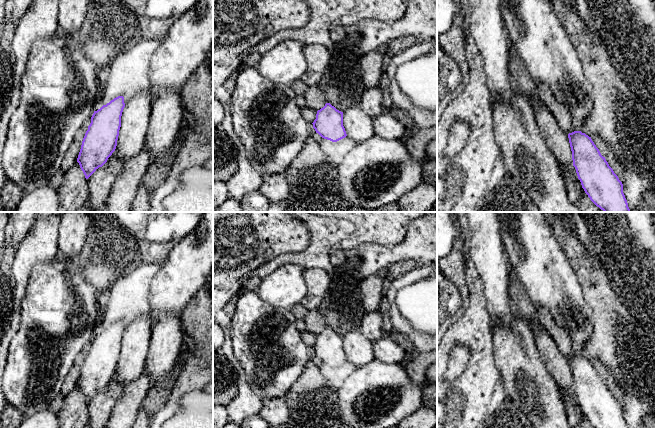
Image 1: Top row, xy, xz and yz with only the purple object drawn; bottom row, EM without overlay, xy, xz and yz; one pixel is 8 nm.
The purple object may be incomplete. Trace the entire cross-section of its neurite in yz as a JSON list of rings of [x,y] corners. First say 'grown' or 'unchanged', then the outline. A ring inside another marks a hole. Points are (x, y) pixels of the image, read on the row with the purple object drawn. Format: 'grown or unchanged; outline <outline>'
unchanged; outline [[[581,131],[568,134],[573,166],[590,200],[604,212],[631,212],[623,184],[596,147]]]

